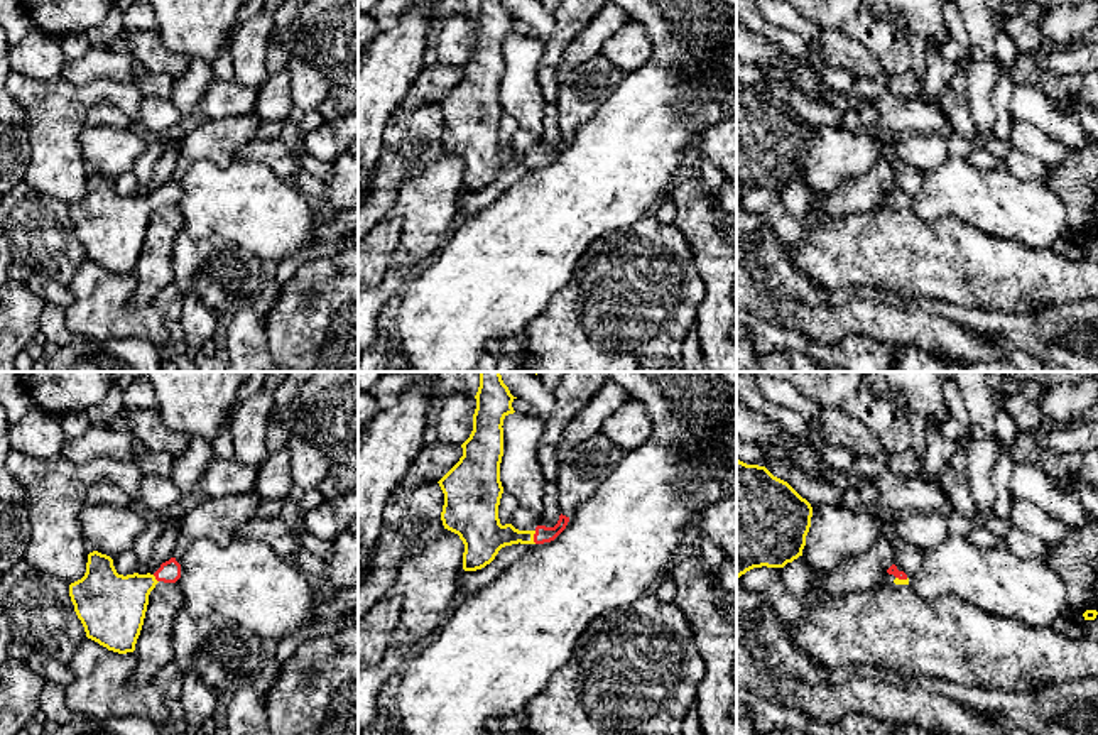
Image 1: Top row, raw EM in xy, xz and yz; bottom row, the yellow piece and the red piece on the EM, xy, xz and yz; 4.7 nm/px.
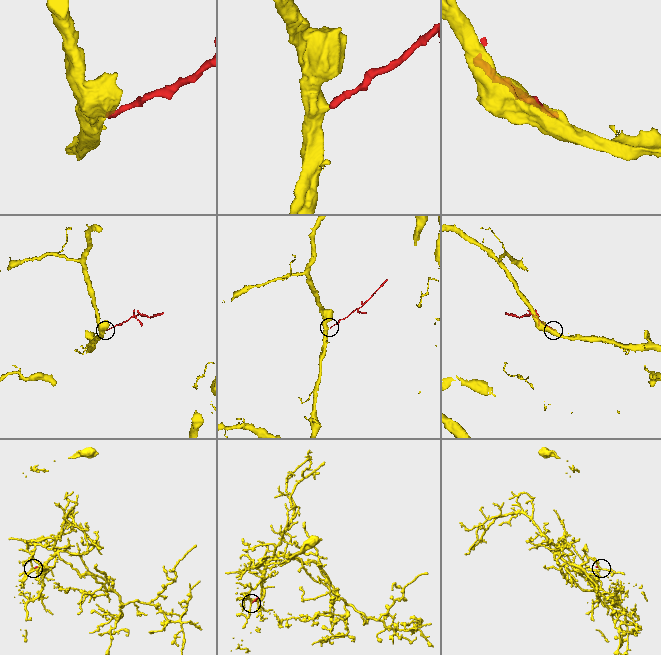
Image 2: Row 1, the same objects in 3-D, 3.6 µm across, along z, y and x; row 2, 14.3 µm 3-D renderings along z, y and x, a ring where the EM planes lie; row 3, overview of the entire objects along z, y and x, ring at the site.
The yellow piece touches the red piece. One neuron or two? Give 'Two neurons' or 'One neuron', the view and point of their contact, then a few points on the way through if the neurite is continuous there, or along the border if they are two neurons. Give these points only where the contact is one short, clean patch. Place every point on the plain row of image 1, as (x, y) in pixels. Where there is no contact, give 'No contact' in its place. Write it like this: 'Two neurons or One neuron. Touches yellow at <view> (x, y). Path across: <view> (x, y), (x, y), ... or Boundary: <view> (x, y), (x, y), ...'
One neuron. Touches yellow at xz (532, 159). Path across: xz (483, 157), (532, 159), (543, 156)

